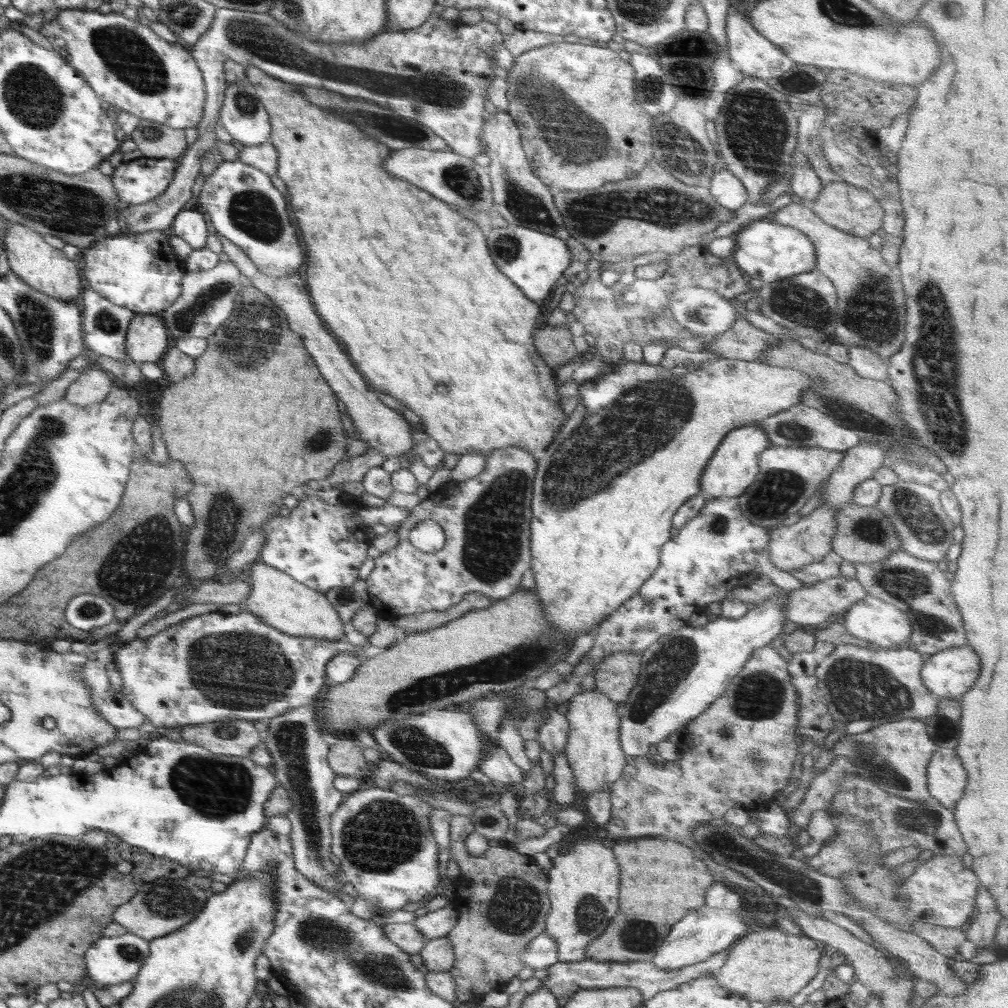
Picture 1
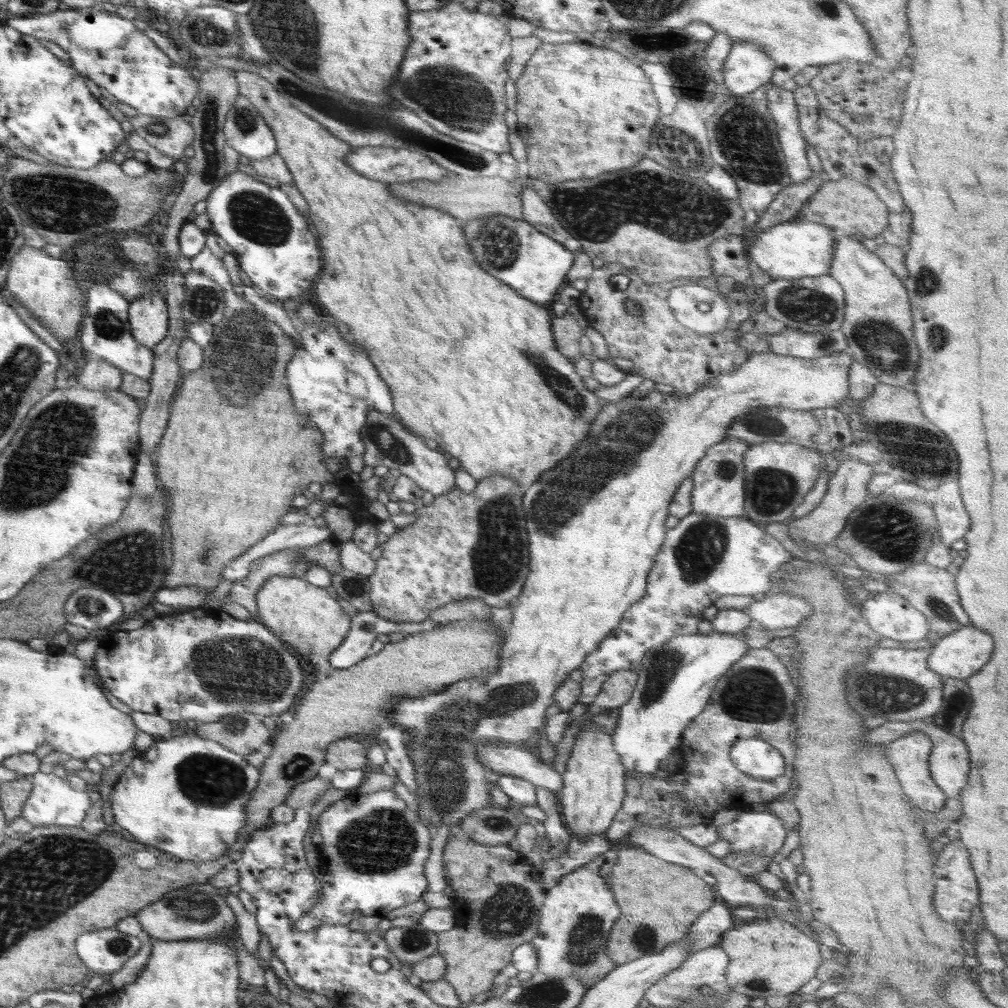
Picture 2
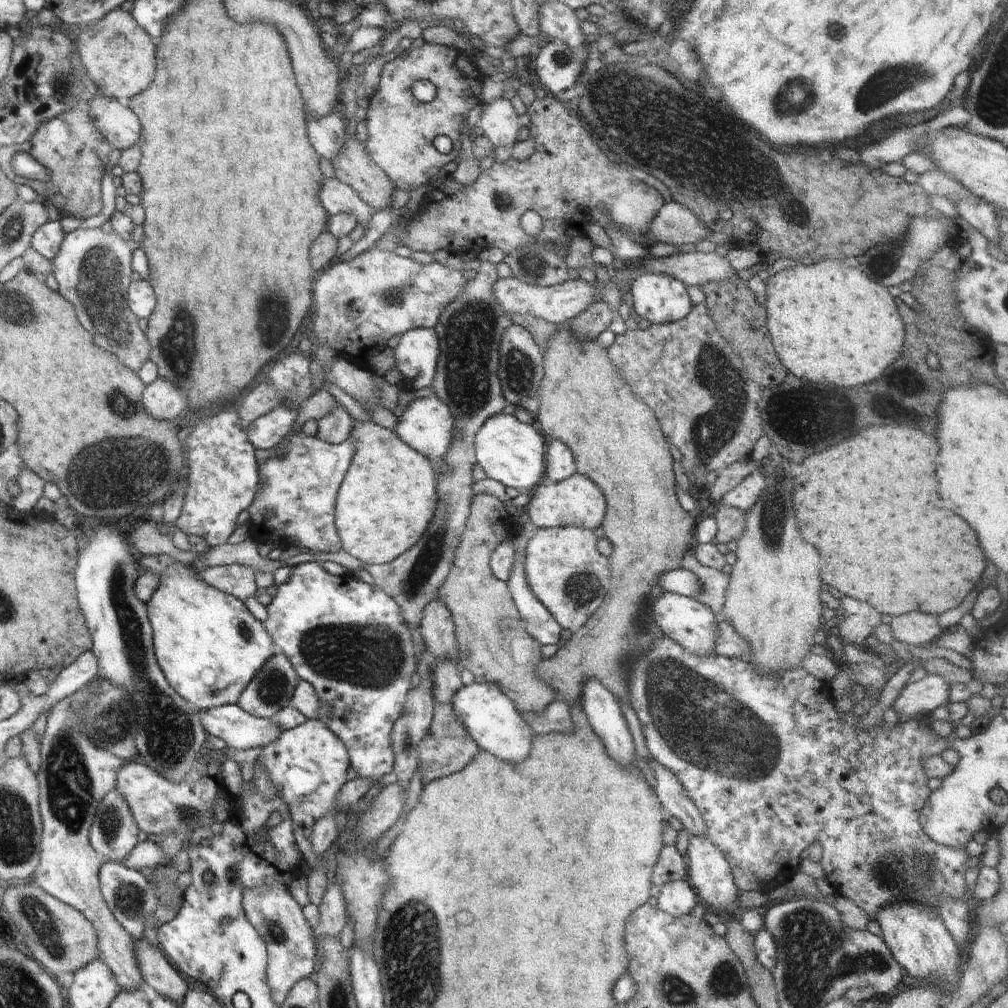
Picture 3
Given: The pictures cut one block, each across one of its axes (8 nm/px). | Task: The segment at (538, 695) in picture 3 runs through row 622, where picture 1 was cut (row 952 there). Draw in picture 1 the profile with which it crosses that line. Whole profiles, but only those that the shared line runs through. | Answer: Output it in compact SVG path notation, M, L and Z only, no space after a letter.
M454 815L450 820L450 854L451 859L455 860L460 866L461 874L460 878L456 884L456 892L454 897L452 898L452 902L454 902L454 907L458 912L459 918L458 923L454 925L454 928L447 934L446 938L450 940L450 944L452 944L452 950L454 952L454 964L453 967L449 970L449 973L452 975L452 978L455 980L456 983L456 992L455 998L456 1003L478 1003L482 1000L483 996L490 992L491 990L495 989L503 989L514 976L516 977L518 972L525 967L523 960L521 958L522 952L528 944L533 939L536 939L539 934L545 932L545 921L546 916L550 913L550 899L548 897L547 892L547 885L548 885L548 878L547 875L544 873L538 865L536 865L534 858L530 855L523 855L519 852L516 852L511 846L502 846L501 844L491 844L490 848L484 854L480 854L478 856L472 856L470 853L467 852L465 847L465 840L466 837L474 831L474 827L470 817L466 817L463 815Z

